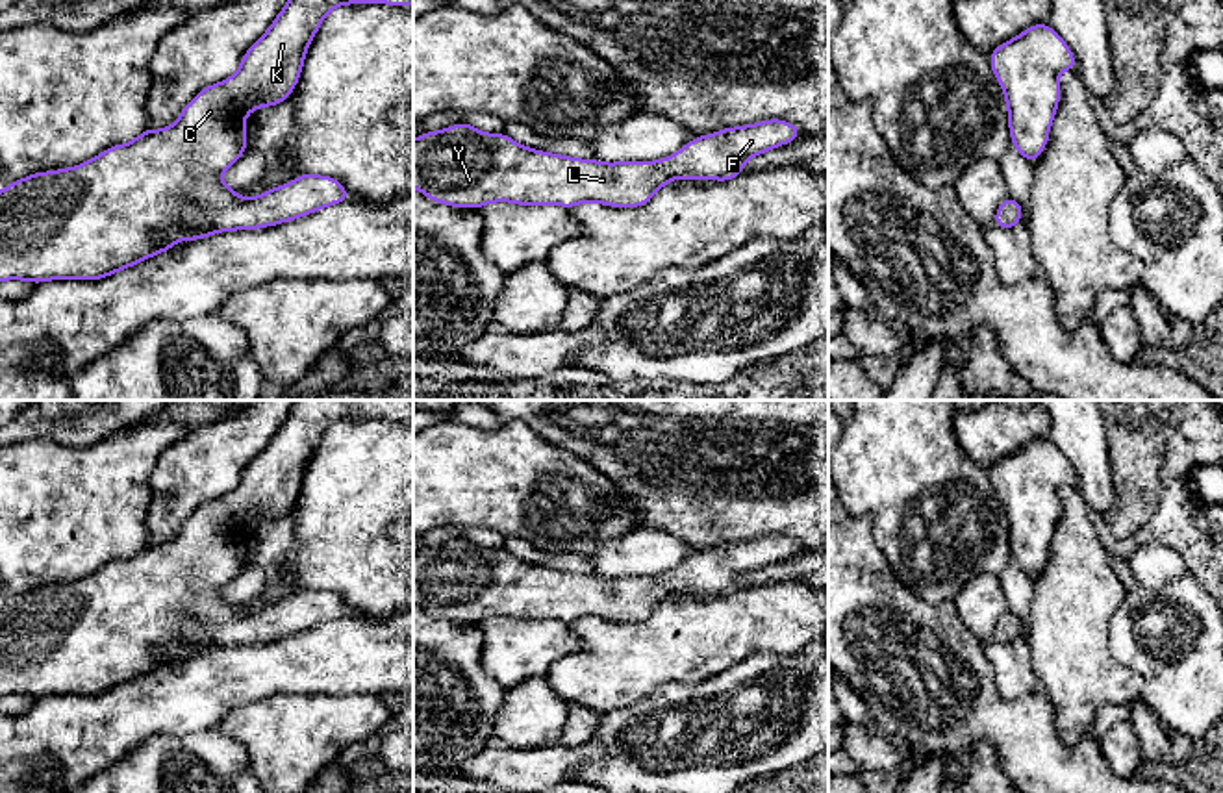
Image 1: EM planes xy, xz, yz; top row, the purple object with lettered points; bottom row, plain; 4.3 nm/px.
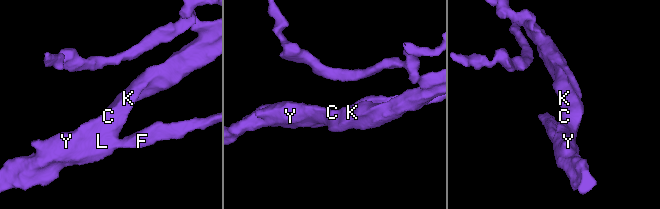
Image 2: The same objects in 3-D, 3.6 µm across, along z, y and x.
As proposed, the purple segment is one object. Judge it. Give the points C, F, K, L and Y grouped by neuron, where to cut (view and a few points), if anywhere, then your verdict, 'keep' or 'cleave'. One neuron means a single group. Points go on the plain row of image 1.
groups C F K L Y; cut none; keep

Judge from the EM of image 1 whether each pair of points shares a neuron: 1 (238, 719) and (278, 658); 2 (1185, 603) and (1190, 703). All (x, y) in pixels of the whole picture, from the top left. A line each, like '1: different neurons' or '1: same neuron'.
1: different neurons
2: same neuron

